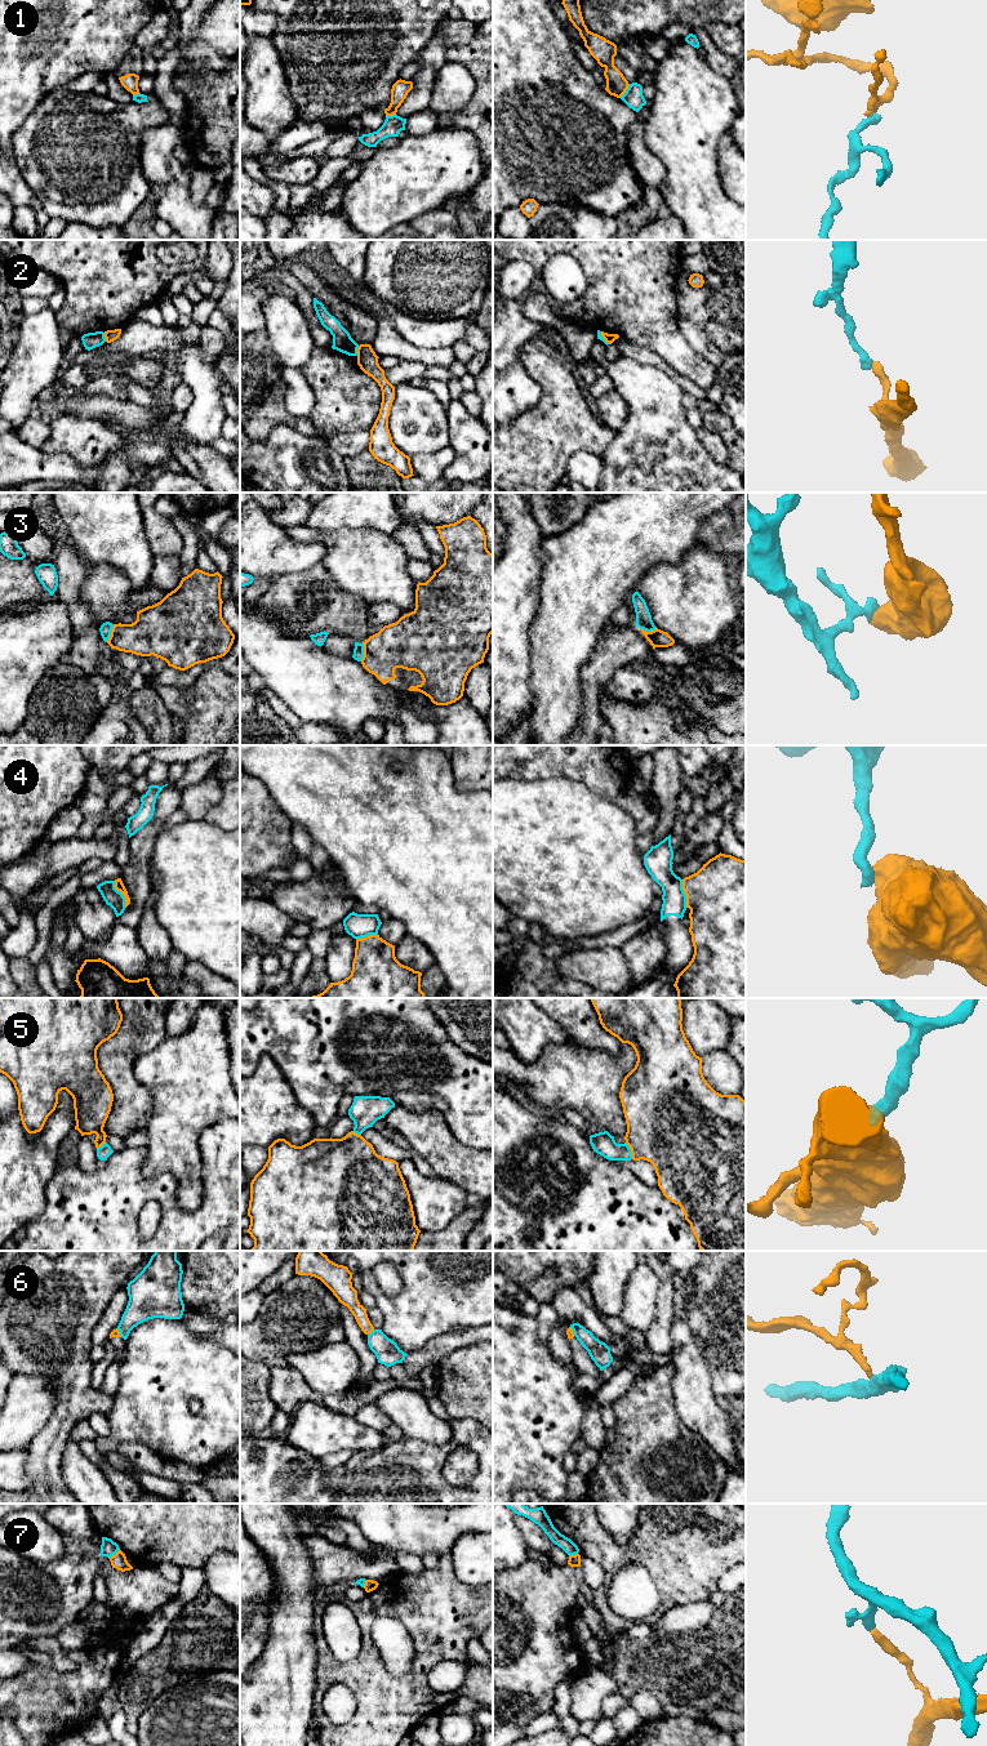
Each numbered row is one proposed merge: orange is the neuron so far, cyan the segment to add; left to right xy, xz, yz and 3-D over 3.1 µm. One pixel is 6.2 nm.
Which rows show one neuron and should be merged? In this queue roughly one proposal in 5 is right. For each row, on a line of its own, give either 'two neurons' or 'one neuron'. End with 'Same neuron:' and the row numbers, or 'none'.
1: two neurons
2: two neurons
3: two neurons
4: two neurons
5: one neuron
6: two neurons
7: two neurons
Same neuron: 5

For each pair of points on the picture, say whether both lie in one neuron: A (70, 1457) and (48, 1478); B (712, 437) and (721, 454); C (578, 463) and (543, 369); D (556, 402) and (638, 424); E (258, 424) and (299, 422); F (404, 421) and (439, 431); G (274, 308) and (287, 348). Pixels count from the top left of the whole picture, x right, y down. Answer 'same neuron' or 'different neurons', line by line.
A: different neurons
B: same neuron
C: different neurons
D: different neurons
E: same neuron
F: same neuron
G: same neuron

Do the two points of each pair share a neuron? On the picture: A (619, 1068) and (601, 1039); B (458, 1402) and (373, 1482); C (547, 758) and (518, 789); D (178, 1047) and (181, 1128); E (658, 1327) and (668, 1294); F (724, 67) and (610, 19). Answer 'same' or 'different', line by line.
A: different
B: different
C: different
D: same
E: same
F: same

